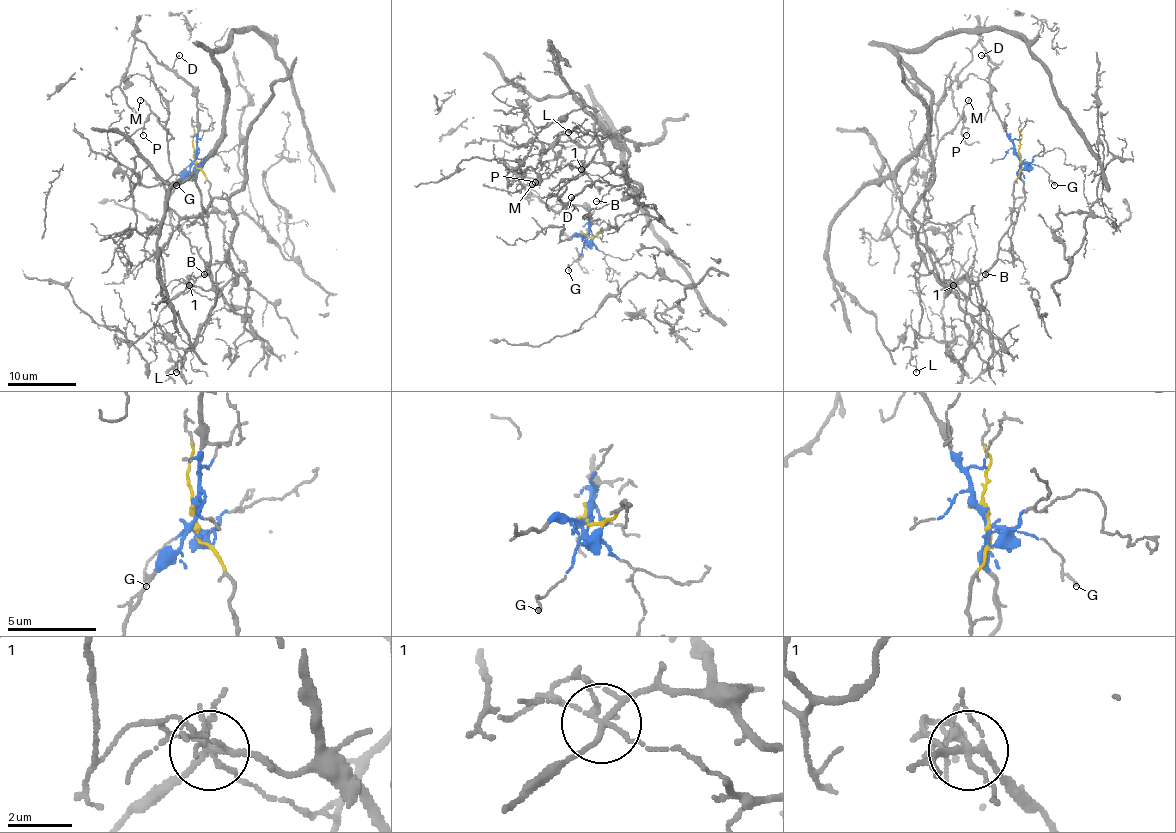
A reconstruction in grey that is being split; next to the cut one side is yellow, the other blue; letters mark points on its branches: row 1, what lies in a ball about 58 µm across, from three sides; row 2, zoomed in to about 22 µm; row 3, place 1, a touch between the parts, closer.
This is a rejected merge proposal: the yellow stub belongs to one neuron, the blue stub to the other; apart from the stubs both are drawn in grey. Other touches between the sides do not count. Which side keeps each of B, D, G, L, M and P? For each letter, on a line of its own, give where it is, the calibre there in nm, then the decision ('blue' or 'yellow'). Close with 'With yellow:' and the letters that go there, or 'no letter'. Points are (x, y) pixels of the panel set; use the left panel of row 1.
B: at (204, 274); 140 nm thick; yellow
D: at (179, 55); 110 nm thick; blue
G: at (176, 185); 120 nm thick; blue
L: at (176, 372); 100 nm thick; yellow
M: at (140, 100); 130 nm thick; yellow
P: at (143, 135); 70 nm thick; yellow
With yellow: B, L, M, P

